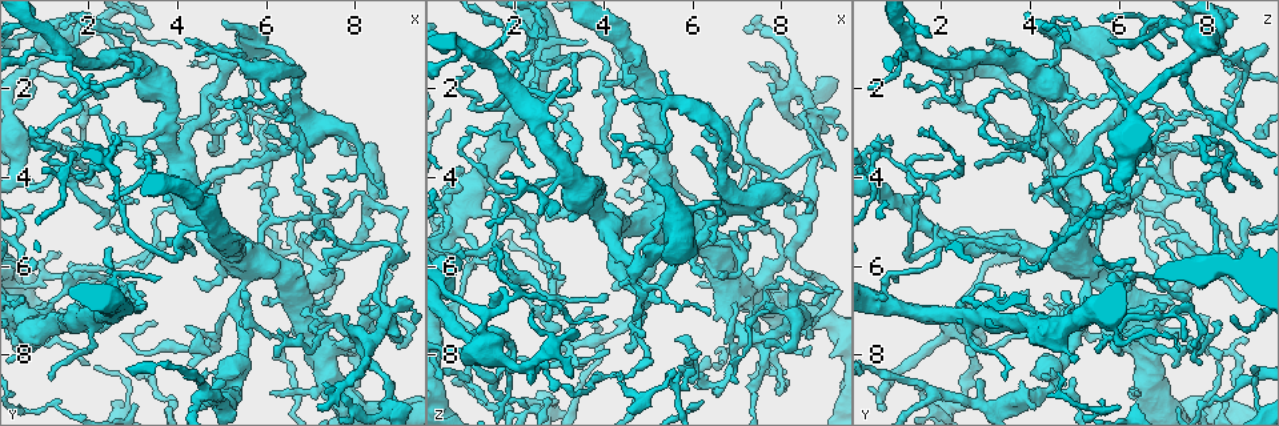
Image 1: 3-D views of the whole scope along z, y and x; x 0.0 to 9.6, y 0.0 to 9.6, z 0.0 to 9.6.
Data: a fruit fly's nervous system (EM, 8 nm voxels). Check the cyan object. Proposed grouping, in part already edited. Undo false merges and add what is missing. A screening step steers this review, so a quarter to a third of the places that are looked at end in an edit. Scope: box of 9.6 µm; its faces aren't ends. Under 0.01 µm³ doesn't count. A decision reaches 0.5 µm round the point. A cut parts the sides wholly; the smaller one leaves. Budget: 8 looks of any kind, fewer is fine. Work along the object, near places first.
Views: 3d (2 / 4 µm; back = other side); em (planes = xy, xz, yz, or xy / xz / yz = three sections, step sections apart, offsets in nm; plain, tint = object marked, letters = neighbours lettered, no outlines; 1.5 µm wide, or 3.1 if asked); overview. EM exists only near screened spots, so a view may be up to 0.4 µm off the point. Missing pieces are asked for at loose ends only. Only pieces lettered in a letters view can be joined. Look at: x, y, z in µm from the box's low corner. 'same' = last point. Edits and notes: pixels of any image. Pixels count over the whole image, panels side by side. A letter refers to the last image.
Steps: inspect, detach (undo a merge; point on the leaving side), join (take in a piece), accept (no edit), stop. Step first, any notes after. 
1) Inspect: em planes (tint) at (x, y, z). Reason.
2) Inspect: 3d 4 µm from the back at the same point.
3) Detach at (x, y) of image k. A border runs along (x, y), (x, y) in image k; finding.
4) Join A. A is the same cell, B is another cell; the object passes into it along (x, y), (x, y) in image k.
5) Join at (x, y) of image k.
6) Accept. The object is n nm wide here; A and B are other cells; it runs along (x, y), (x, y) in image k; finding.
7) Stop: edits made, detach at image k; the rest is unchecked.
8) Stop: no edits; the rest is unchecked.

Inspect: em xy step 4 (tint) at (2.15, 8.30, 8.90). Free end.

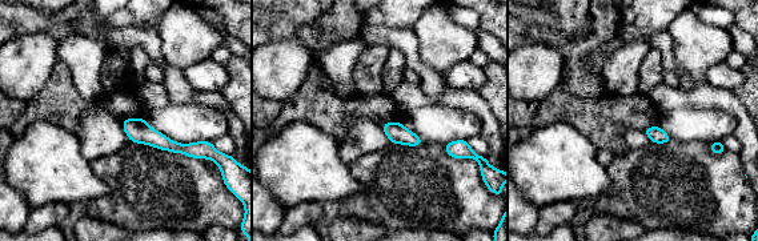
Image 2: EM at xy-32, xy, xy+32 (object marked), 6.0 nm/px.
Inspect: em planes (letters) at the same point.

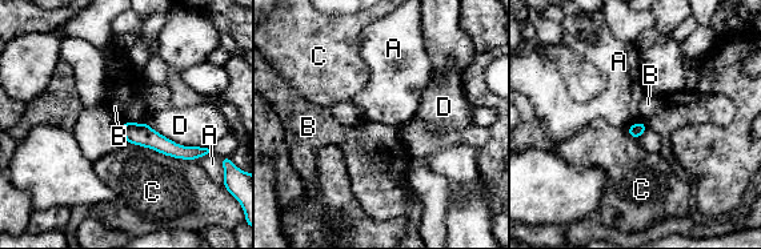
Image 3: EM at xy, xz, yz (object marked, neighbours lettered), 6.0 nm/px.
Accept. A, B, C and D are other cells; it runs along (125, 125), (168, 148), (200, 151) in image 3; no lettered piece goes on from it.

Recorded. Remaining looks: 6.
Inspect: 3d 4 µm at (3.25, 2.20, 5.00). Free end.

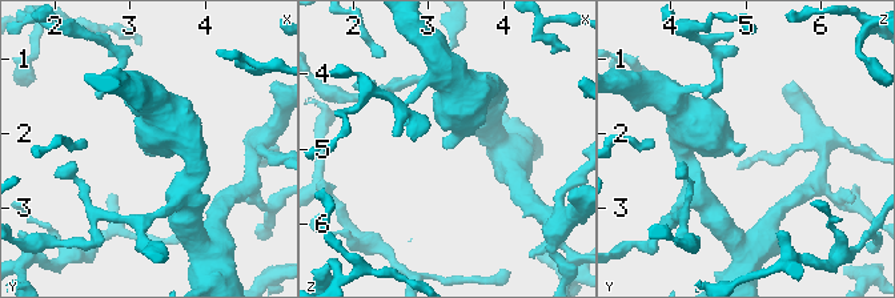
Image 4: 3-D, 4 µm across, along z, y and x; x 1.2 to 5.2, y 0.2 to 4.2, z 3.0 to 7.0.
Inspect: em yz step 4 (letters) at (3.20, 2.15, 5.00).

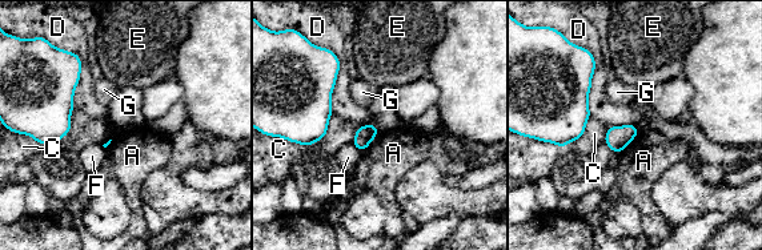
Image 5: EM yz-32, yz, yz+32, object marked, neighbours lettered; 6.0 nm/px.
Accept. A, C, D, E, F and G are other cells; a border runs along (638, 133), (617, 153) in image 5; no lettered piece goes on from it.

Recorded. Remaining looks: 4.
Inspect: em planes (letters) at (3.10, 3.70, 2.75).

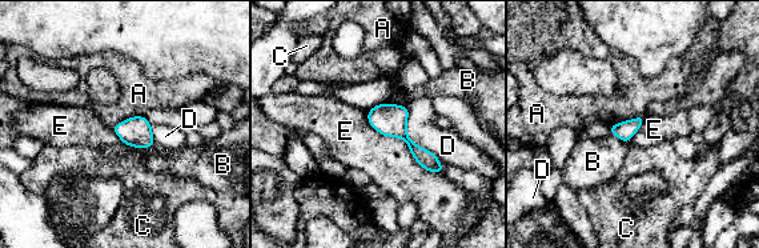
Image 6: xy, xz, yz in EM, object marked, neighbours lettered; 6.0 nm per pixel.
Accept. The longest contact is with E, 550 nm; A, B, C, D and E are other cells; a border runs along (643, 115), (611, 126) in image 6; none of them fits.

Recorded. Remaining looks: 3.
Stop: no edits; the rest is unchecked.

